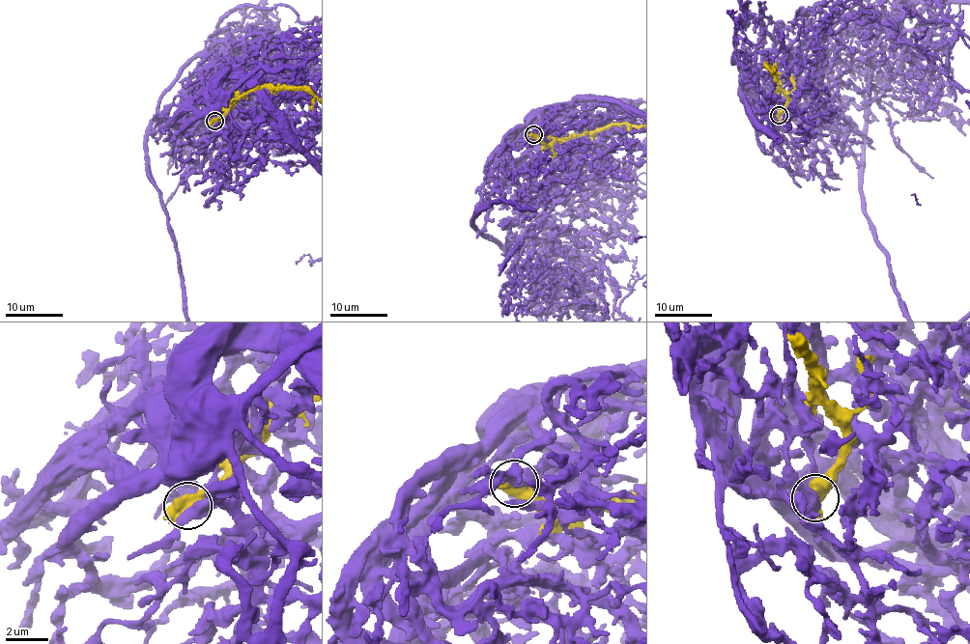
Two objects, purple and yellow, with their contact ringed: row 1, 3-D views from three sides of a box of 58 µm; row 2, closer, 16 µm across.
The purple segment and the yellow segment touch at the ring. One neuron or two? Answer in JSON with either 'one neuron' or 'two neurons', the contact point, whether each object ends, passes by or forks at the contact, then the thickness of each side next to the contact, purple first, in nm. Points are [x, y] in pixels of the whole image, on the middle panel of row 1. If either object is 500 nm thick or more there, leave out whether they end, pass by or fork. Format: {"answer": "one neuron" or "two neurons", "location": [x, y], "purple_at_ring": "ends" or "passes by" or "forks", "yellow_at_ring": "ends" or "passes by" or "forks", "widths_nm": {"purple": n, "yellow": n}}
{"answer": "two neurons", "location": [533, 134], "widths_nm": {"purple": 460, "yellow": 800}}

